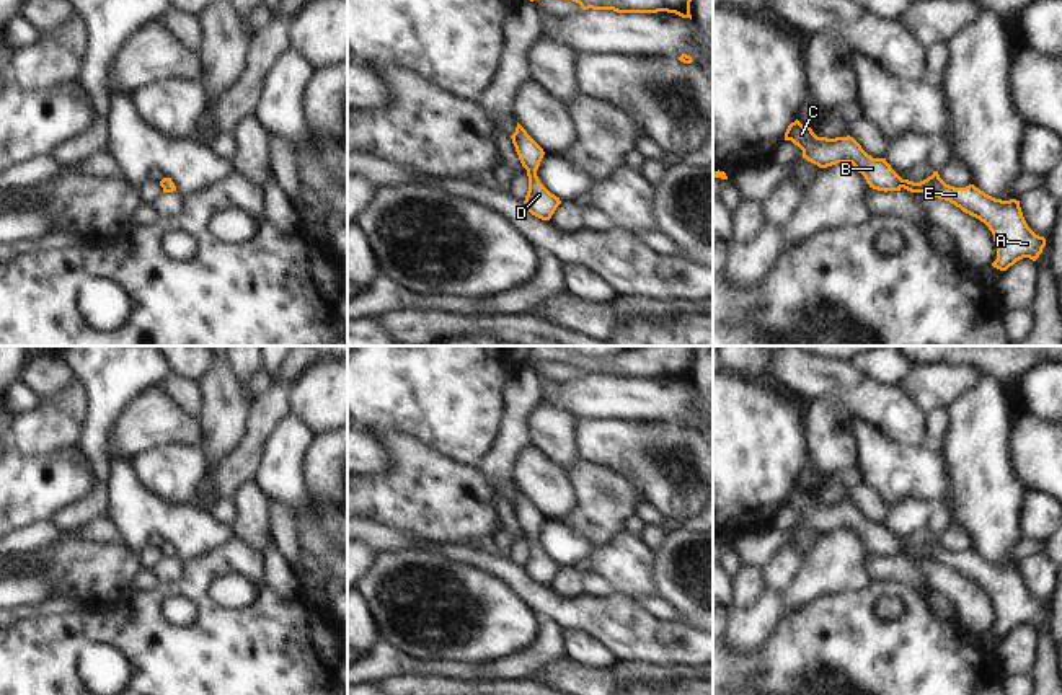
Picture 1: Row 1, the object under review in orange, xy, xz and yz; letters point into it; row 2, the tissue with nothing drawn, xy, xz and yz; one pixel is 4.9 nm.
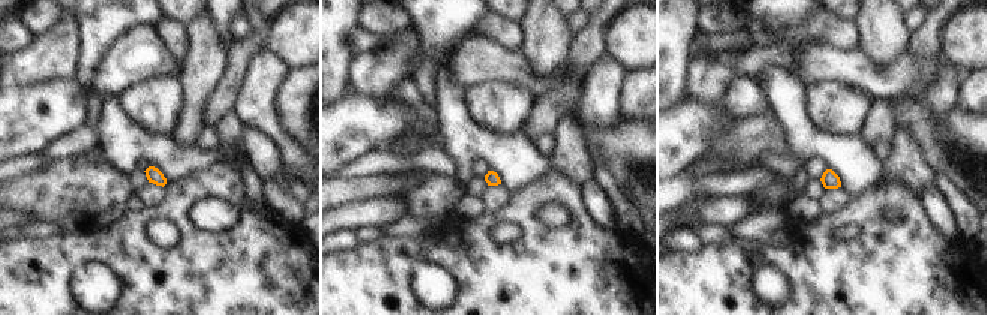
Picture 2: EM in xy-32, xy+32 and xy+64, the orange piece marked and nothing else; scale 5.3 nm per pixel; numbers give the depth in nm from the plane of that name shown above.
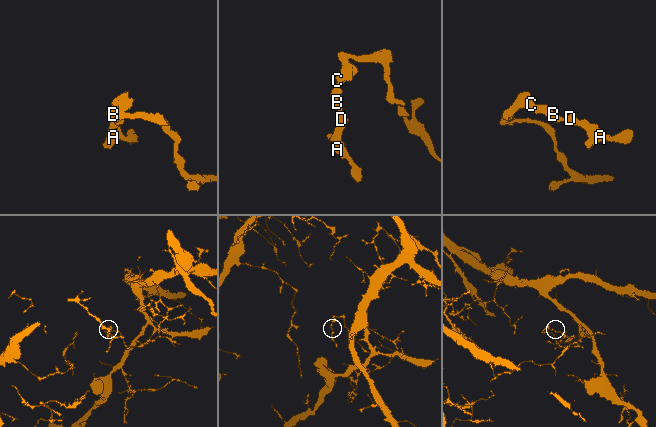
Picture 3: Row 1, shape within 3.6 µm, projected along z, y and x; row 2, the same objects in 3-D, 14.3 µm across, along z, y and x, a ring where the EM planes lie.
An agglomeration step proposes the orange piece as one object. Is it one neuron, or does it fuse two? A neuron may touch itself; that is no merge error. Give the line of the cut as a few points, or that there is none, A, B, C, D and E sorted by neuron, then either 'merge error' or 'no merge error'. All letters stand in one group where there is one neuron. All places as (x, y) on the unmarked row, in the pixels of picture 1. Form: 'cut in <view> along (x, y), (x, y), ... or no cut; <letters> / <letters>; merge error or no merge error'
no cut; A B C D E; no merge error

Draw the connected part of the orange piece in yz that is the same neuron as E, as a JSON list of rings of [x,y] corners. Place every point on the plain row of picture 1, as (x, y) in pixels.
[[[798,485],[788,491],[785,506],[798,511],[803,516],[803,524],[819,533],[852,529],[873,555],[887,558],[904,553],[910,558],[927,558],[949,566],[989,592],[997,612],[997,625],[992,631],[1000,636],[1007,636],[1023,623],[1036,626],[1046,612],[1046,604],[1028,592],[1016,564],[995,564],[974,550],[966,553],[949,551],[940,543],[938,537],[920,548],[902,545],[886,524],[873,524],[853,502],[817,502],[811,493],[803,491]]]

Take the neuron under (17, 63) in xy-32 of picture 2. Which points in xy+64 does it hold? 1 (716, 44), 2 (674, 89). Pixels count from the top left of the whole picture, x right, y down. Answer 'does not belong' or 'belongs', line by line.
1: does not belong
2: does not belong

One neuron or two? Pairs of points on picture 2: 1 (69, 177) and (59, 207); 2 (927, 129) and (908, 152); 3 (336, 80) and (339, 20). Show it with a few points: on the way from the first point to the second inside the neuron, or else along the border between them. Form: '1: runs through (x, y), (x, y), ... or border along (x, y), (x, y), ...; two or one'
1: runs through (69, 185), (69, 192), (62, 200); one
2: border along (896, 126), (912, 135), (923, 158), (935, 171); two
3: runs through (336, 65), (336, 35); one

